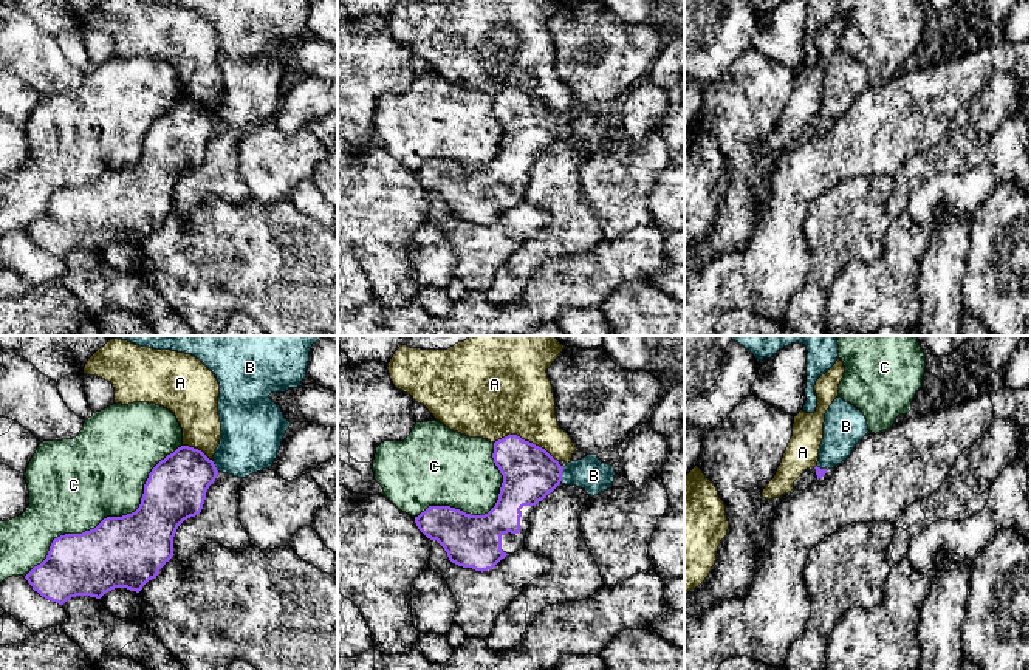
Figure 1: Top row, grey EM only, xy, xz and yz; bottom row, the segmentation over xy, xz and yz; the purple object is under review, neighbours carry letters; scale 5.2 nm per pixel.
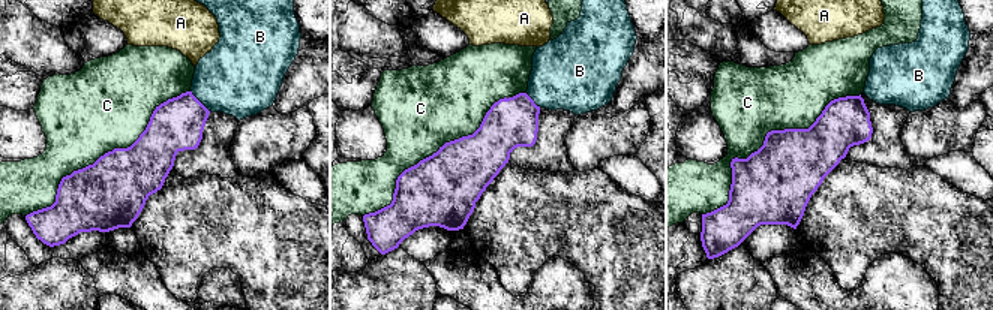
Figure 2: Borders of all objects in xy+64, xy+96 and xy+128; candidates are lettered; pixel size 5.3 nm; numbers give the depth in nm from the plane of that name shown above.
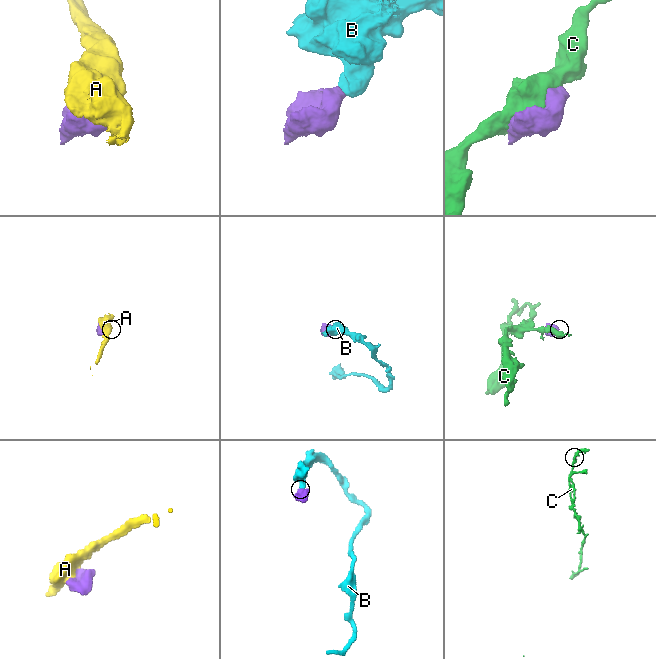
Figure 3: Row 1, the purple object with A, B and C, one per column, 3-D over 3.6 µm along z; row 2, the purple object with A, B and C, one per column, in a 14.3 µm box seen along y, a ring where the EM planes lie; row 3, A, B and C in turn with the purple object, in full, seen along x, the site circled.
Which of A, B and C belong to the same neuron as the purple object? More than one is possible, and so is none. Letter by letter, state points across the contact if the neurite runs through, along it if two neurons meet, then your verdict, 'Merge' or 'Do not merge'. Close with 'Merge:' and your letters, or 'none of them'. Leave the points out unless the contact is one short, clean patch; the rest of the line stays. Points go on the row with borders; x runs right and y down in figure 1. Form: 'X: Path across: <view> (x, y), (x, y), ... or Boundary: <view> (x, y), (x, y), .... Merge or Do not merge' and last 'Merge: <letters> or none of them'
A: Do not merge
B: Boundary: xz (564, 468), (559, 481). Do not merge
C: Do not merge
Merge: none of them

